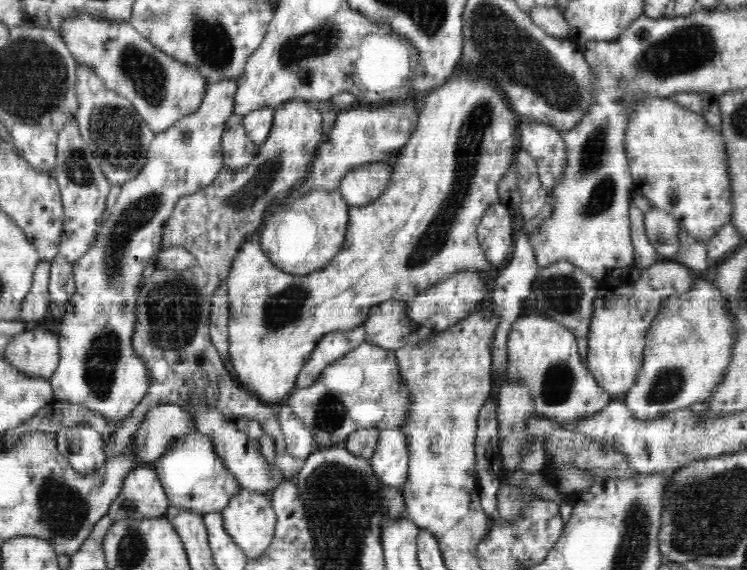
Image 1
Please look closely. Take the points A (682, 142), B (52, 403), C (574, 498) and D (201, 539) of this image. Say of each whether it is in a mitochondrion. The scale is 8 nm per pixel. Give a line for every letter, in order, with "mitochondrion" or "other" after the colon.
A: other
B: other
C: other
D: other

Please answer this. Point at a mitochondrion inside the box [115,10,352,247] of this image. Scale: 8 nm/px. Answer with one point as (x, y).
(292, 52)

